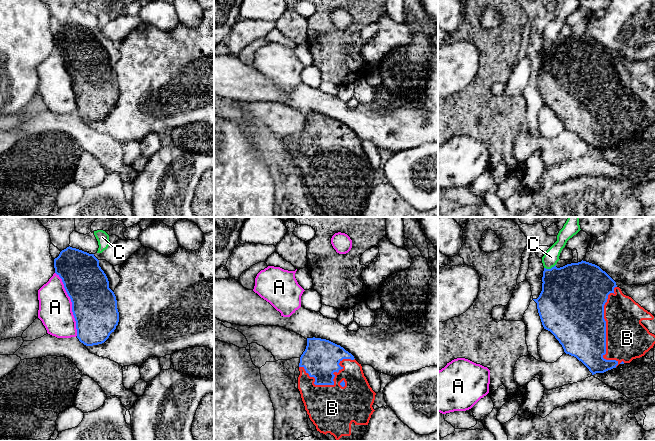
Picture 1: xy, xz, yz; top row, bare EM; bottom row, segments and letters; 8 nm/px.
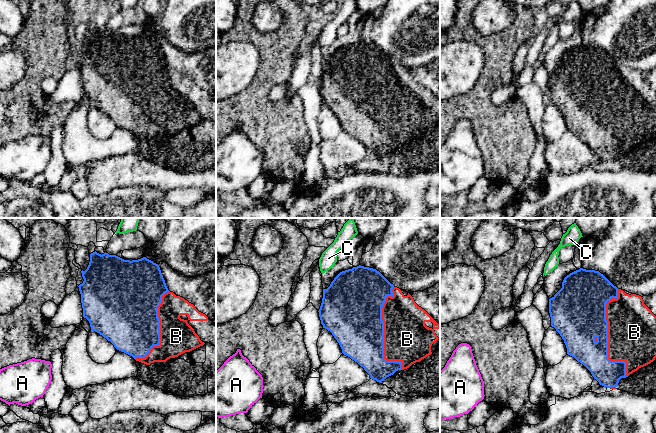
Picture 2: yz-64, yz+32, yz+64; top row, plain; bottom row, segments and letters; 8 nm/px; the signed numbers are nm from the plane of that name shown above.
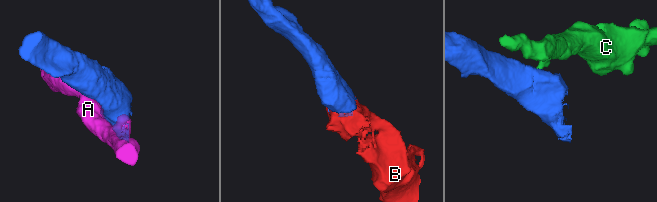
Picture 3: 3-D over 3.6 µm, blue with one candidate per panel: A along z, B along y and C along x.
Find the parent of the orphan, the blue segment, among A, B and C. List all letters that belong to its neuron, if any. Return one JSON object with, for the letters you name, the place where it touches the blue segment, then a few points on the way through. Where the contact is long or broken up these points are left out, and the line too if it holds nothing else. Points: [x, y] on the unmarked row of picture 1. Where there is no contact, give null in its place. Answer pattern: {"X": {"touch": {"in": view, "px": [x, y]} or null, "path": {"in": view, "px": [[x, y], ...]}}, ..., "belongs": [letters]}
{"B": {"touch": {"in": "yz", "px": [605, 106]}}, "belongs": ["B"]}

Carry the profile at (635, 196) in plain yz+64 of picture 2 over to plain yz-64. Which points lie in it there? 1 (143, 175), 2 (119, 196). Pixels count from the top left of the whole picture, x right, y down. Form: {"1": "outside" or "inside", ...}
{"1": "outside", "2": "inside"}

